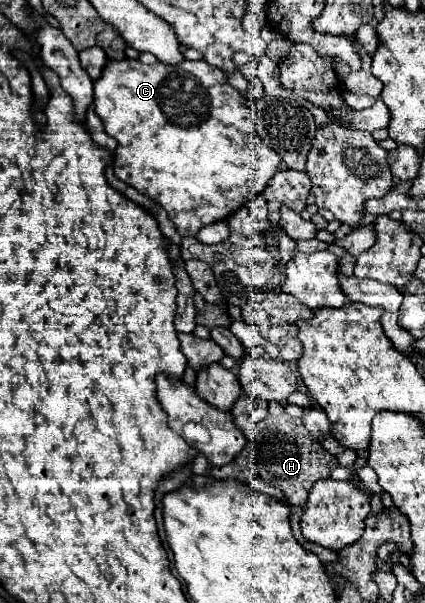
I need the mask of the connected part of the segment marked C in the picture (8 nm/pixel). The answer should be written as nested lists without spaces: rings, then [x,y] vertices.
[[[138,59],[106,61],[106,65],[102,69],[102,77],[98,81],[94,81],[94,111],[104,121],[106,133],[112,135],[118,141],[116,157],[114,157],[114,173],[116,173],[116,177],[120,181],[132,185],[138,193],[144,193],[150,199],[154,199],[156,203],[160,203],[166,209],[168,217],[172,219],[172,223],[176,225],[176,229],[178,229],[178,233],[182,237],[196,237],[198,231],[204,225],[210,225],[210,223],[216,223],[216,221],[222,221],[222,219],[230,217],[236,209],[240,209],[242,205],[246,205],[254,195],[262,193],[268,187],[270,179],[278,171],[278,165],[282,163],[282,159],[278,157],[278,153],[274,153],[274,149],[266,147],[262,143],[262,139],[258,137],[258,133],[254,129],[254,111],[246,105],[246,99],[248,99],[248,95],[244,91],[232,87],[228,83],[228,75],[222,69],[212,67],[206,61],[182,61],[178,65],[162,65],[162,63],[144,65]]]

